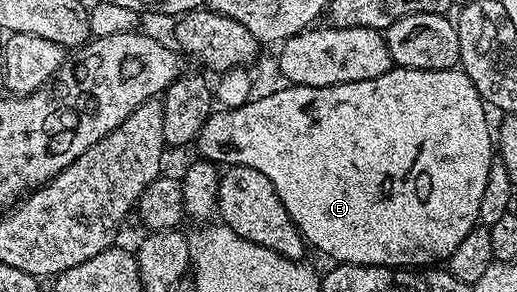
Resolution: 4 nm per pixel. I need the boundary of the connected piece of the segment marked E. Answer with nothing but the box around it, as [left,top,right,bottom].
[196,68,492,268]

